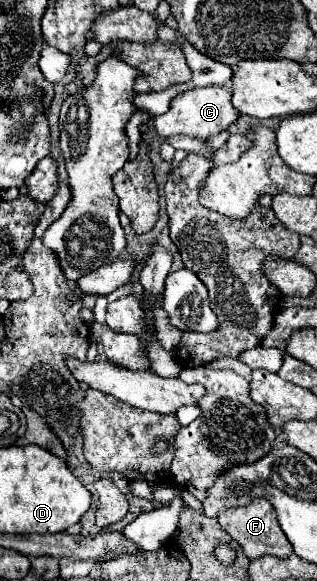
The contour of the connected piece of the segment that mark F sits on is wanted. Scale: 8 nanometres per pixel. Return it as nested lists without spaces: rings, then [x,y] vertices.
[[[256,498],[248,506],[224,510],[224,512],[220,512],[218,522],[220,522],[222,530],[232,534],[232,538],[240,542],[244,554],[250,560],[264,556],[264,554],[272,554],[278,558],[288,558],[292,554],[292,546],[288,544],[288,538],[284,536],[284,532],[280,532],[280,524],[276,520],[276,510],[272,508],[272,504],[268,504],[268,500]]]

